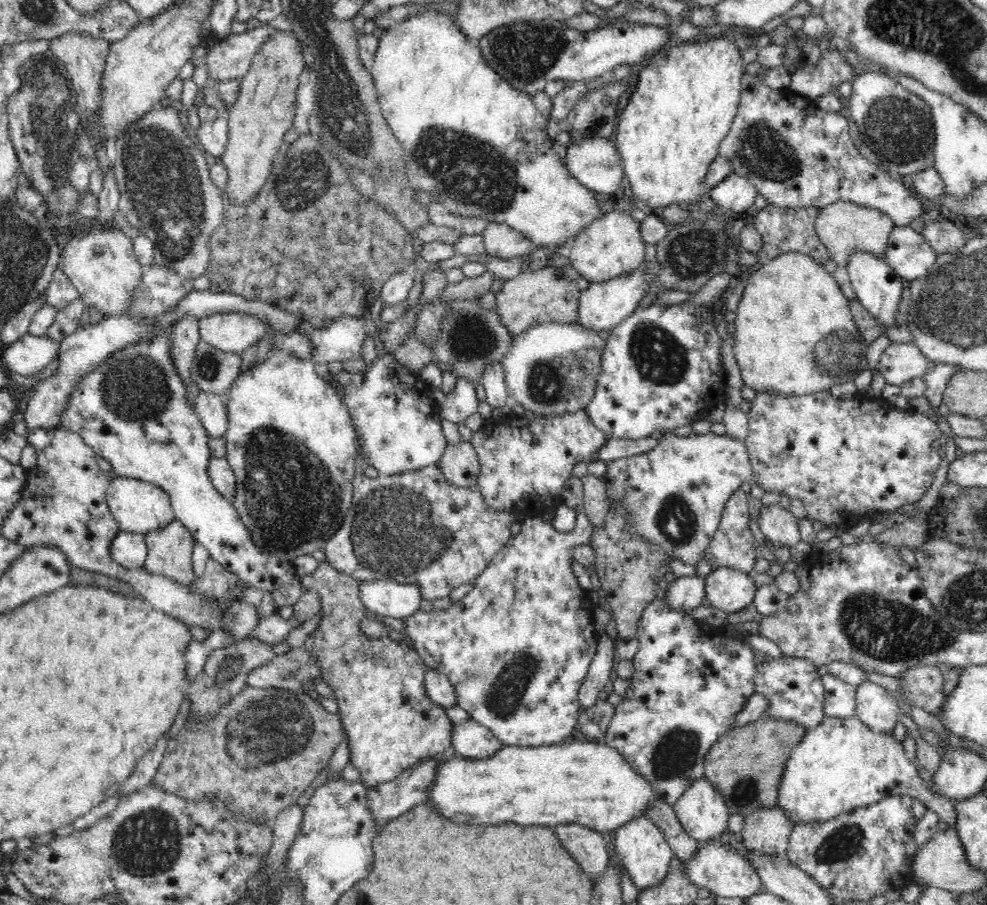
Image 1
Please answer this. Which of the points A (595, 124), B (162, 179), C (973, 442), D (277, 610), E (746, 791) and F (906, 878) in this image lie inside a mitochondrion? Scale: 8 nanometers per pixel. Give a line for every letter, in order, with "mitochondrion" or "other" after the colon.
A: mitochondrion
B: mitochondrion
C: other
D: other
E: mitochondrion
F: other

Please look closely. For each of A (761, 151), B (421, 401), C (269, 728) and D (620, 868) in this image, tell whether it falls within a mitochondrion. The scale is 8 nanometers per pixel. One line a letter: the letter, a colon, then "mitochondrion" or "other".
A: mitochondrion
B: other
C: mitochondrion
D: other

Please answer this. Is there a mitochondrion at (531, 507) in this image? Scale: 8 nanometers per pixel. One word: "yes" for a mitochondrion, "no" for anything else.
no

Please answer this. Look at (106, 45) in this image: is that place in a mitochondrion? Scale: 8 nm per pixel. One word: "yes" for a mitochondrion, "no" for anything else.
no

